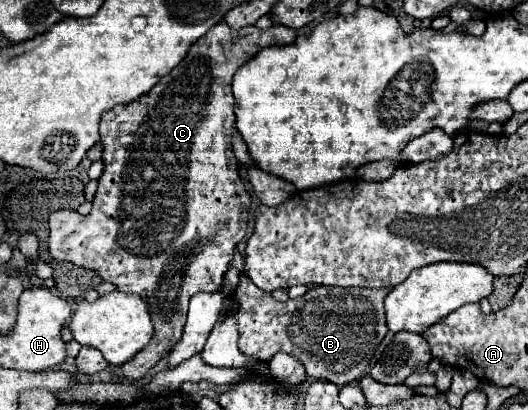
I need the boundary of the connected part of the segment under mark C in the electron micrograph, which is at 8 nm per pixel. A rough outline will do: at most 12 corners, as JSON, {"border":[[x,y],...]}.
{"border":[[213,26],[101,114],[87,216],[49,252],[141,296],[141,380],[217,292],[251,196],[233,74],[295,30]]}

